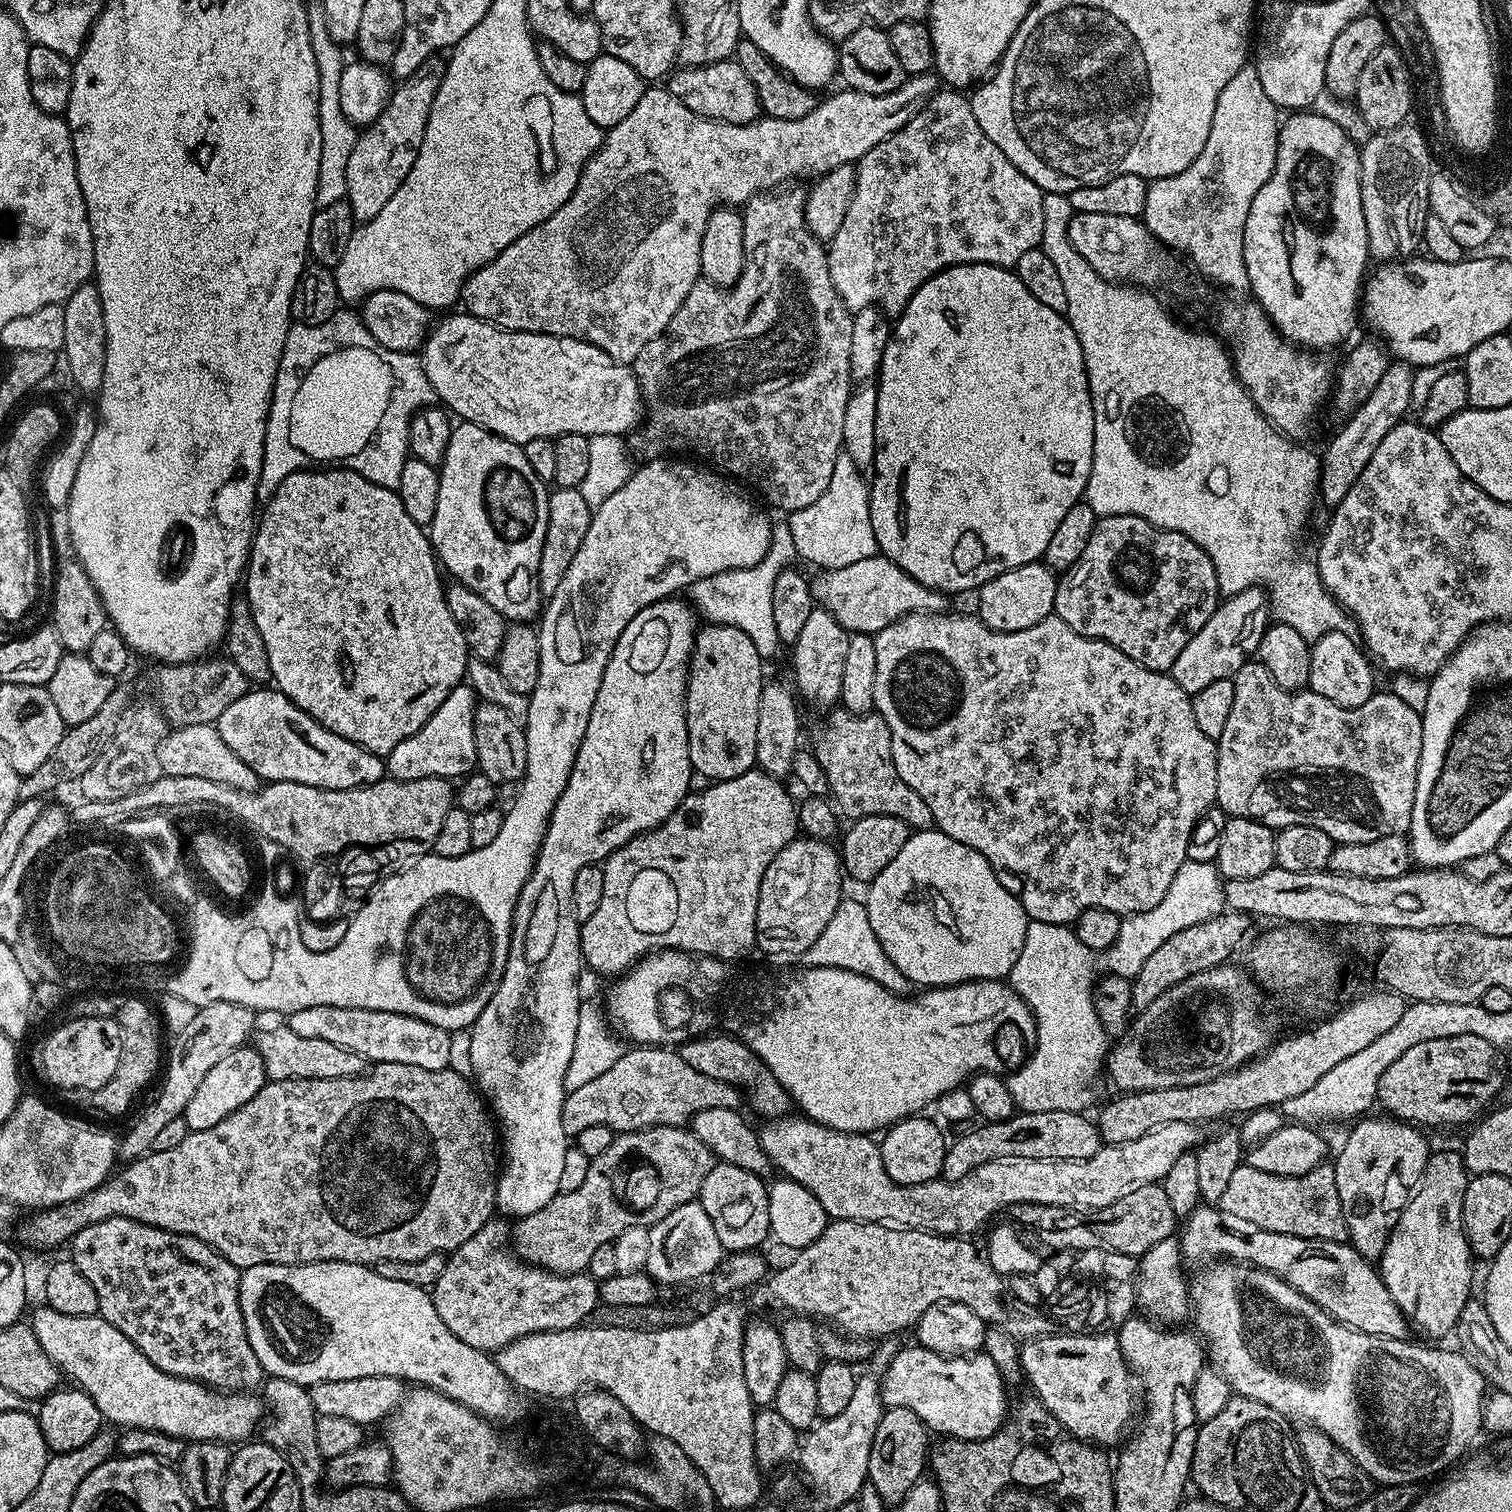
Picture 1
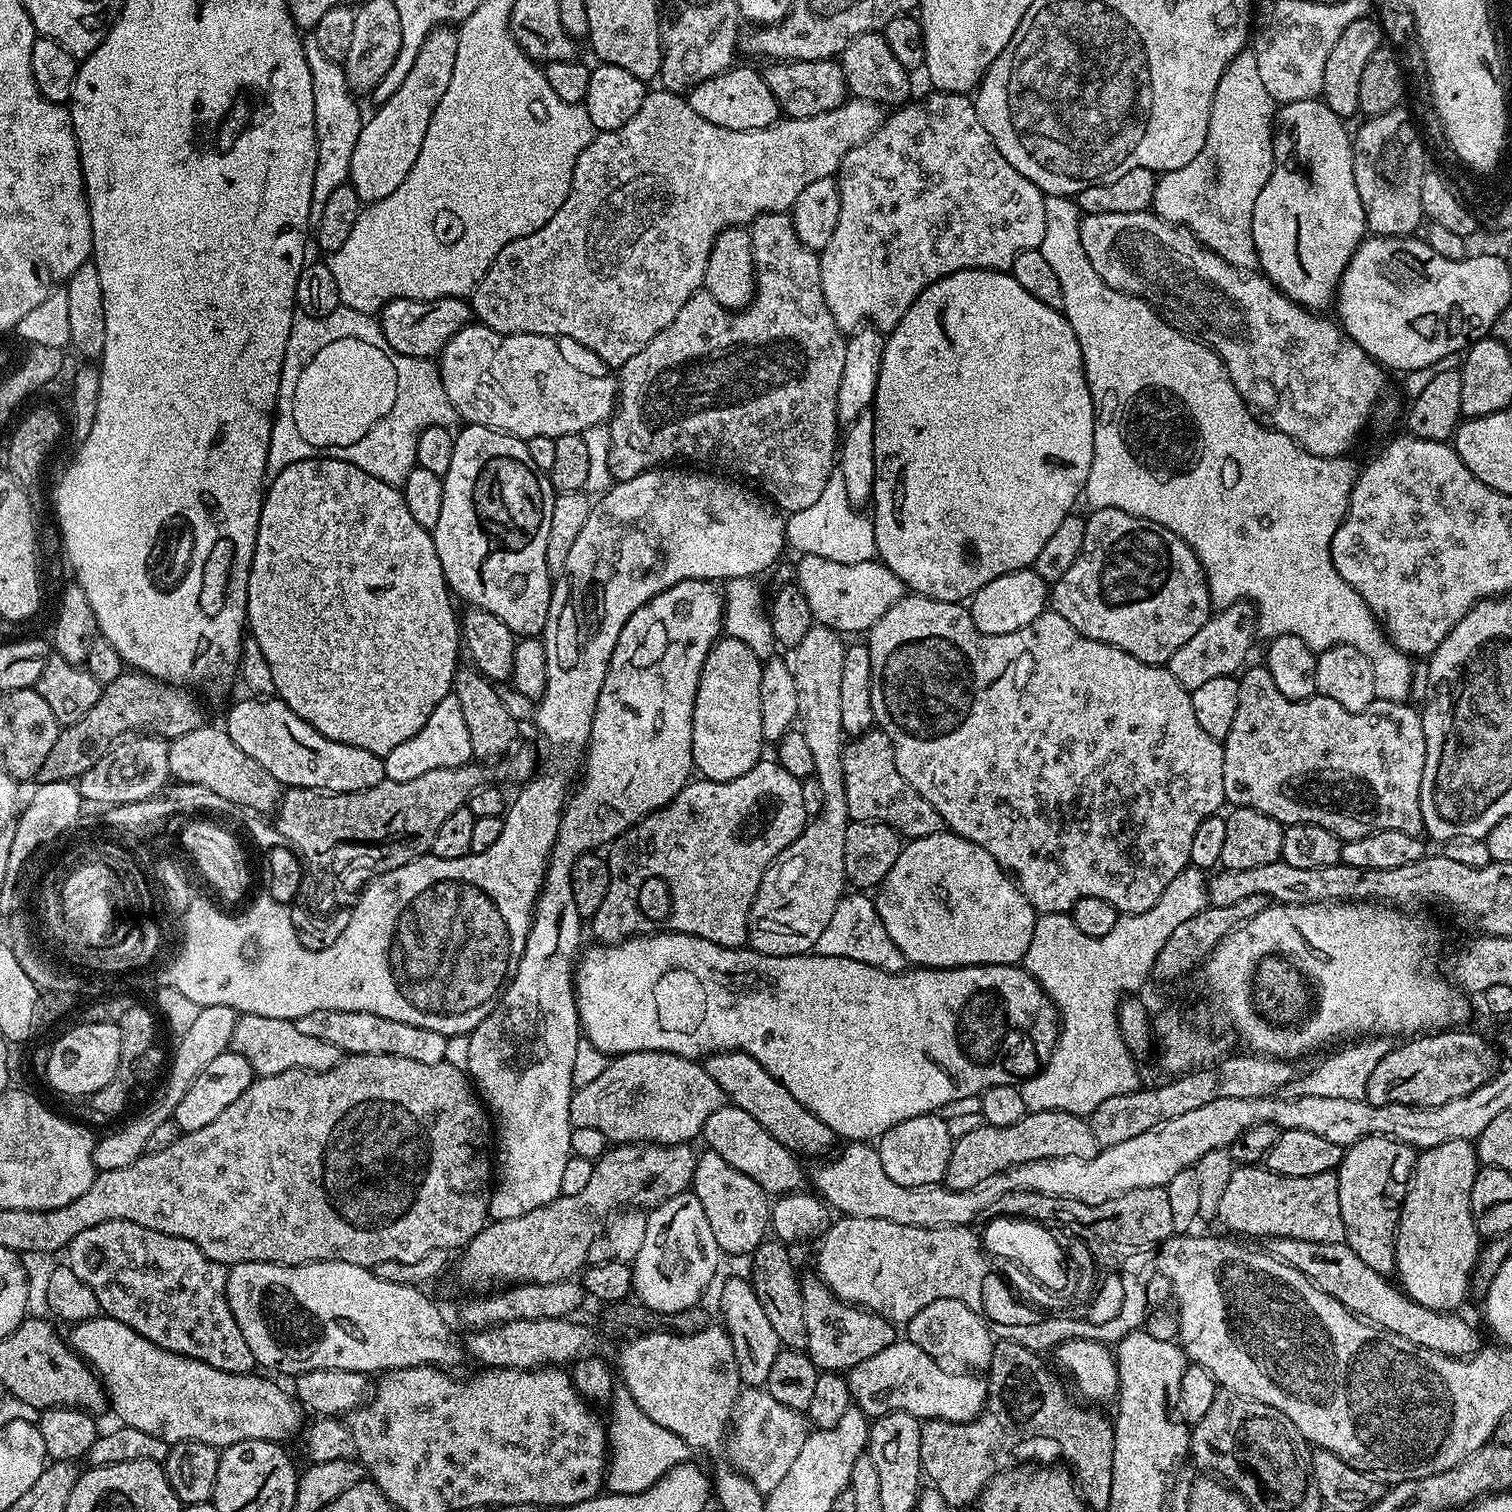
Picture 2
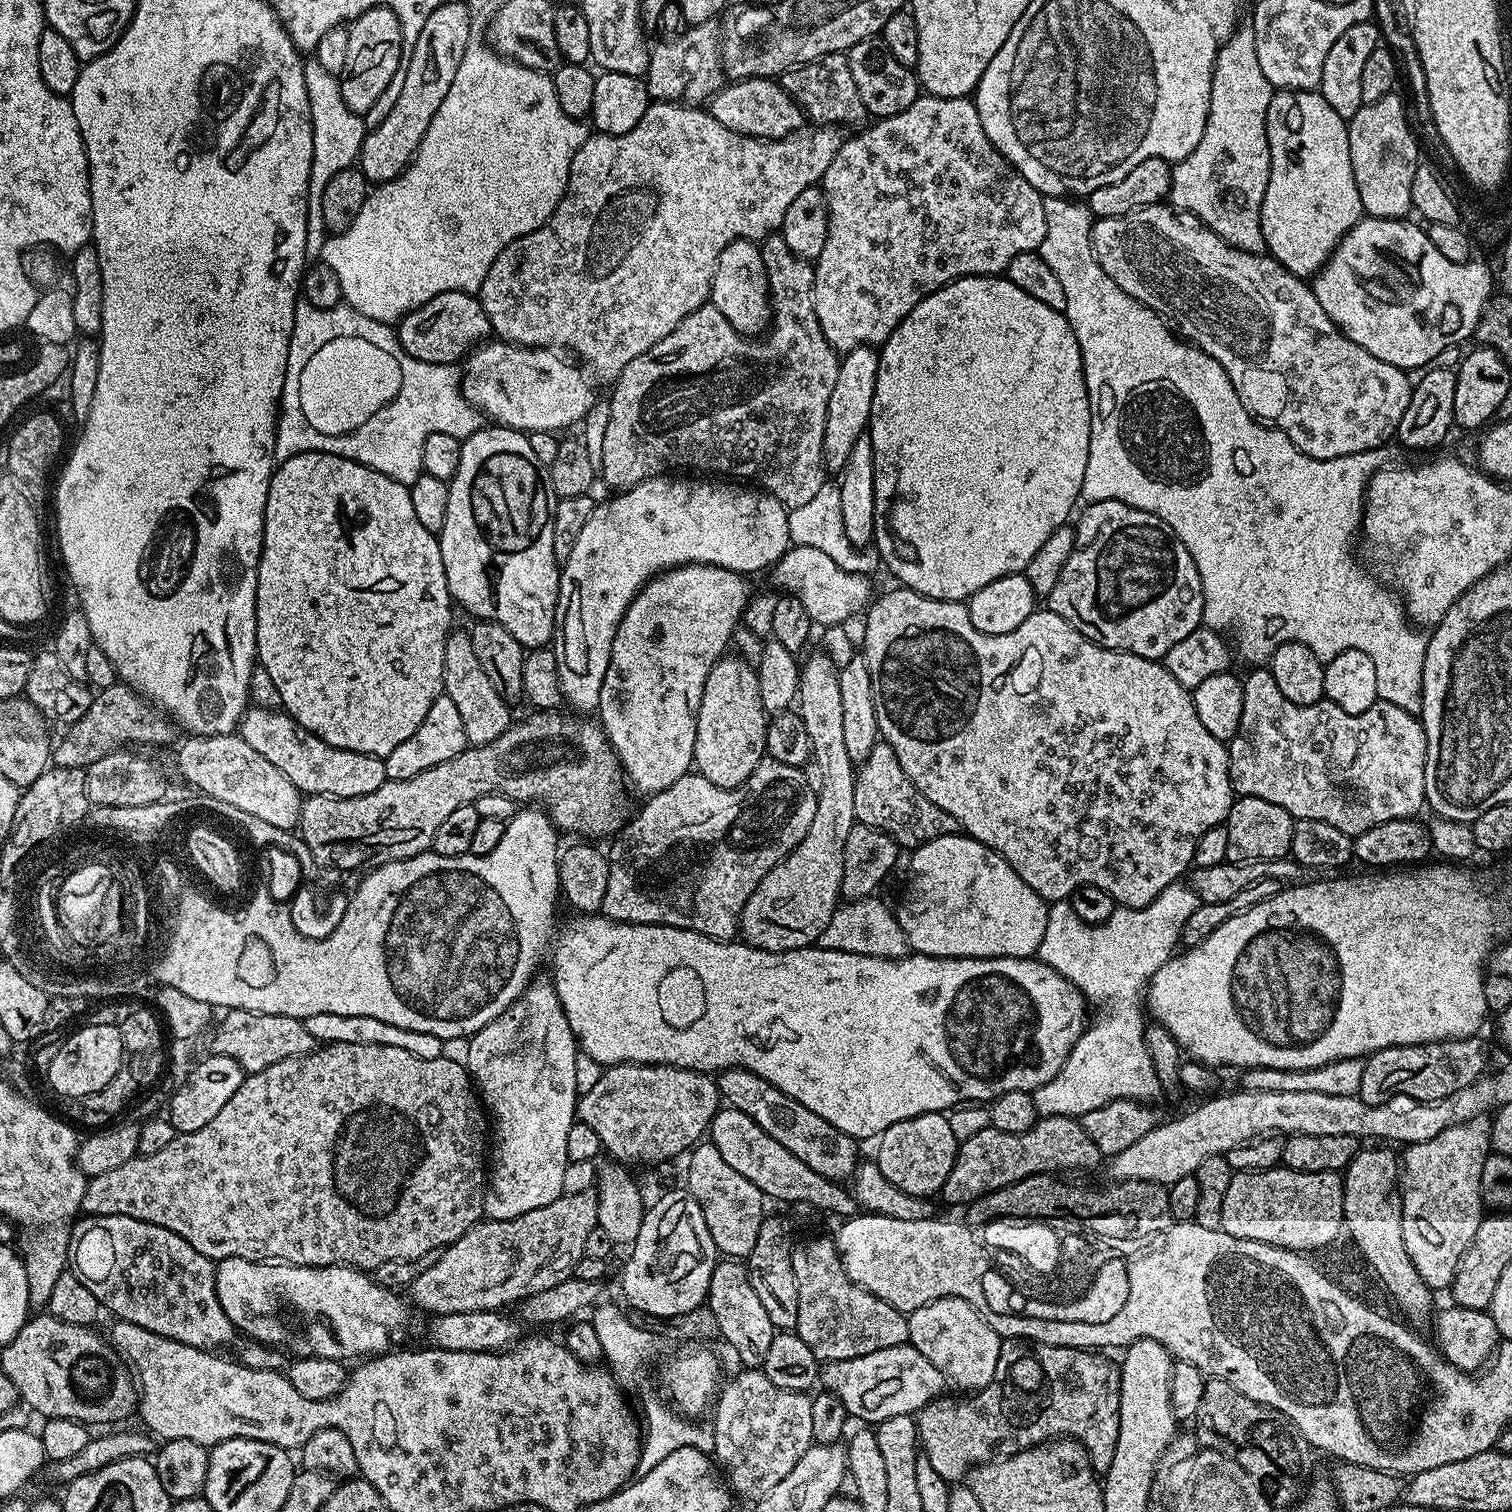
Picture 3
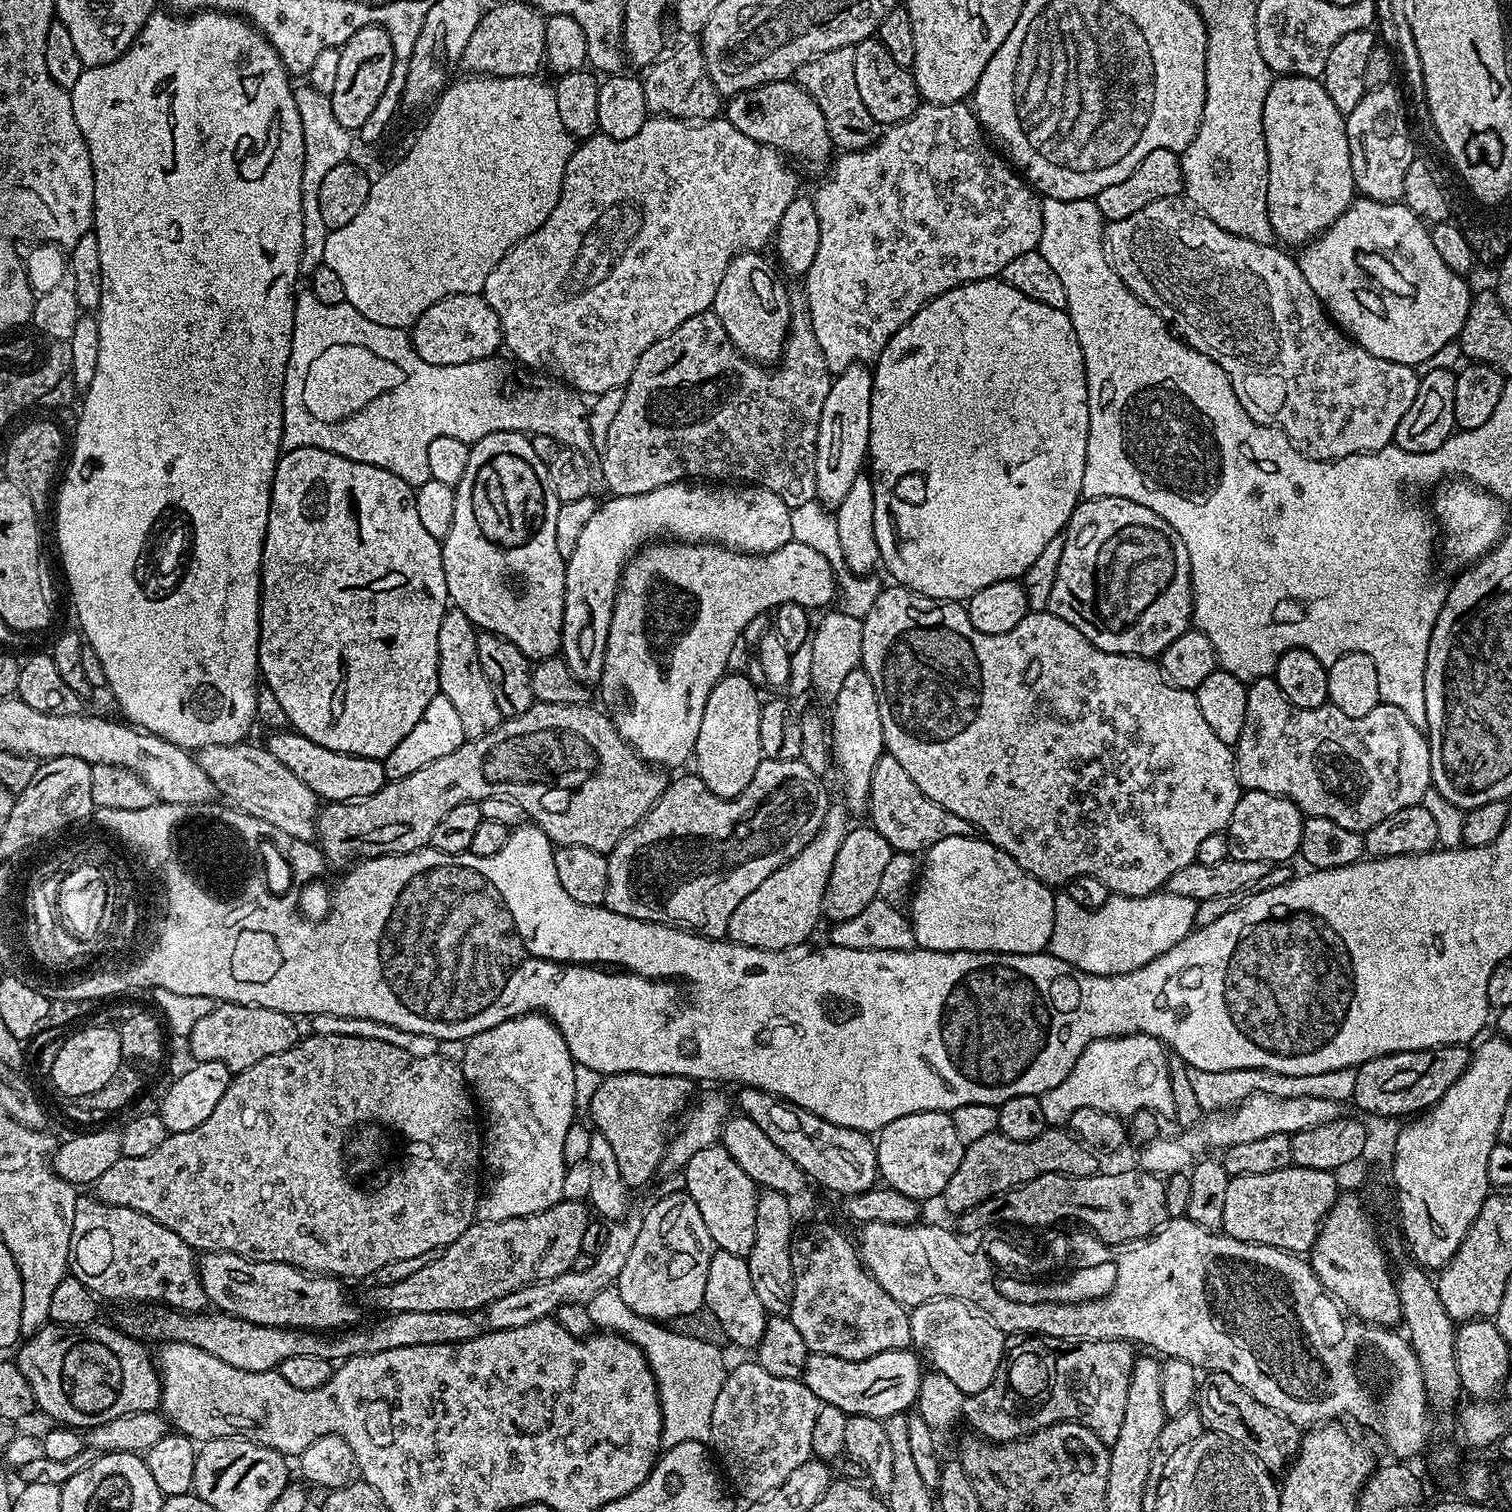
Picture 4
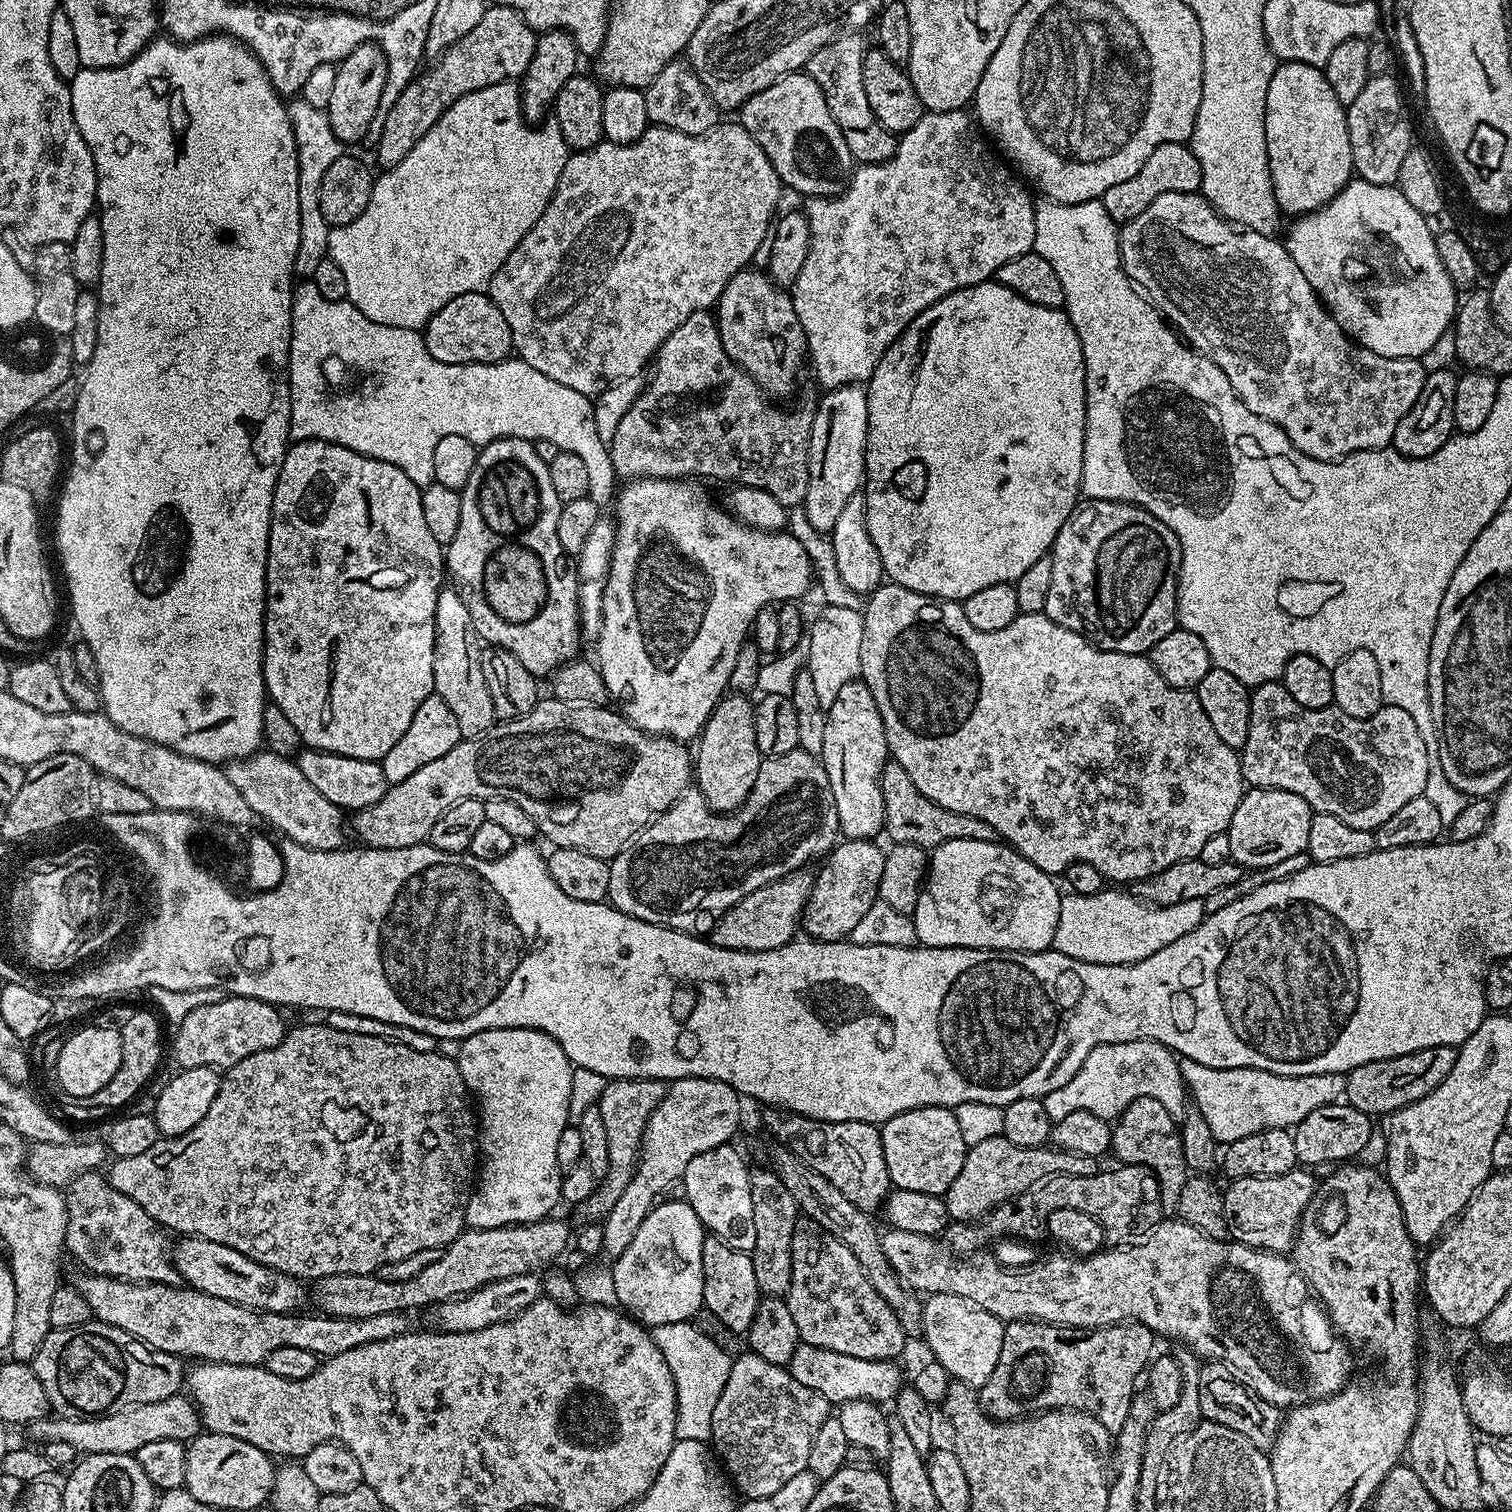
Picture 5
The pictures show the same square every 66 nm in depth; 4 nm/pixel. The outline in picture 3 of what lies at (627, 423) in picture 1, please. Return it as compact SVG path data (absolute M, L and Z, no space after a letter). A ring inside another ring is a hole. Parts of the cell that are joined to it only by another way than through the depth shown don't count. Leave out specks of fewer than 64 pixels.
M485 342L475 349L467 357L468 369L463 369L462 380L464 397L473 404L477 410L489 421L497 425L514 428L525 434L530 432L555 432L560 428L568 428L571 424L579 425L588 411L592 409L594 397L592 388L588 385L589 377L579 367L567 364L563 355L544 356L544 348L524 348L521 344L509 344L507 342Z

